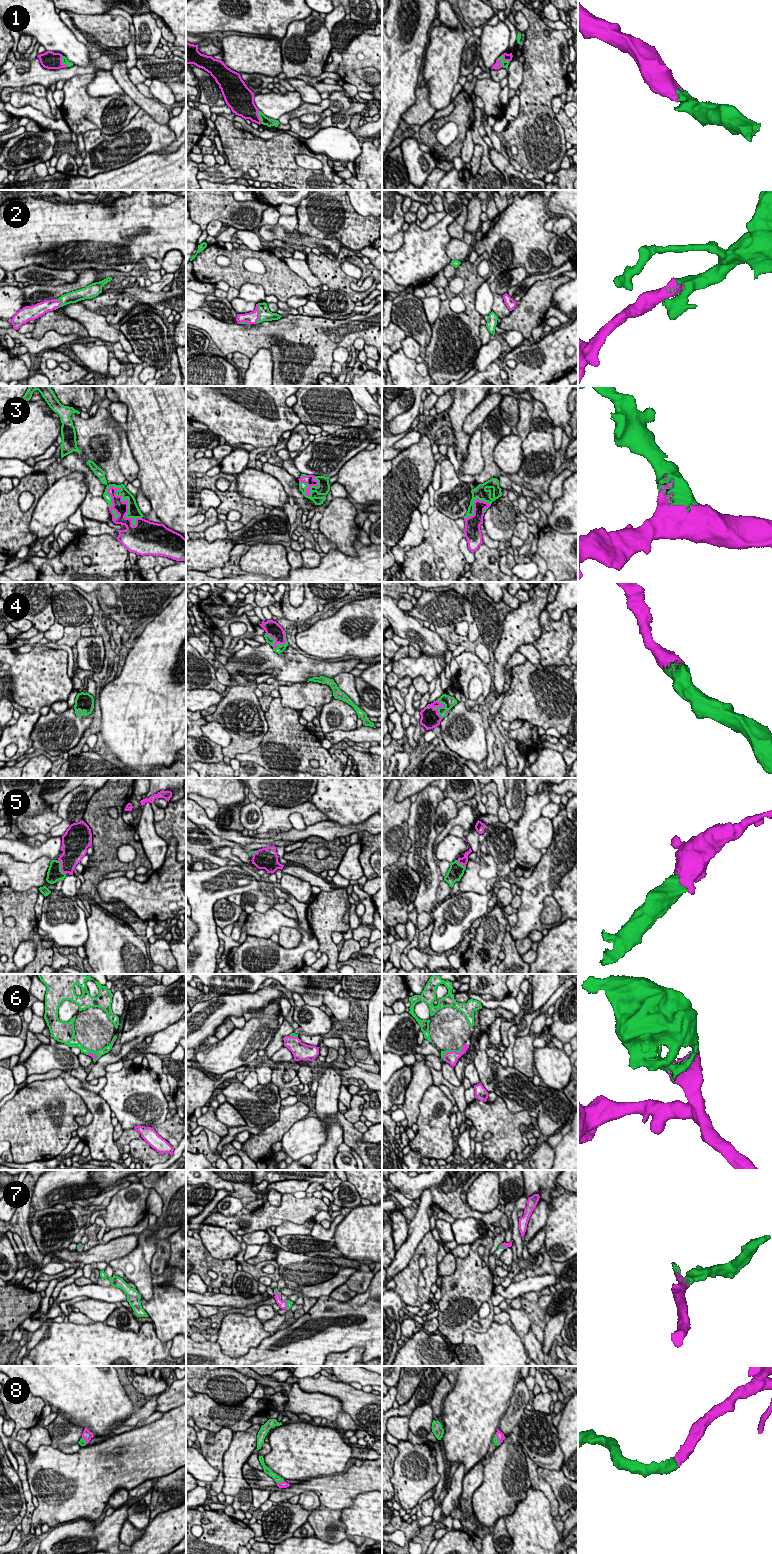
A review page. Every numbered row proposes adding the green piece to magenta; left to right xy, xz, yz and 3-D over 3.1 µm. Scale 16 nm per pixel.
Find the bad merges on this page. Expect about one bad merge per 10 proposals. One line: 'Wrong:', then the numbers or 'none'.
Wrong: none

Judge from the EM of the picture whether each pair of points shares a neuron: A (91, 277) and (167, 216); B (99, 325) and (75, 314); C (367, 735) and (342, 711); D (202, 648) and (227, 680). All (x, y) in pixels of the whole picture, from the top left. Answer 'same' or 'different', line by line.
A: different
B: same
C: different
D: same

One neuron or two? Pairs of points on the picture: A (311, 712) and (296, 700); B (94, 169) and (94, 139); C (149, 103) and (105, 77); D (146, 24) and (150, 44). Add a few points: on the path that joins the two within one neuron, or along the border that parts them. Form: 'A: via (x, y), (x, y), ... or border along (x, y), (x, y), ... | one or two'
A: border along (315, 707), (305, 706), (300, 710) | two
B: via (95, 162), (97, 160), (97, 146) | one
C: border along (110, 70), (116, 82), (127, 95) | two
D: via (146, 29), (147, 39) | one

